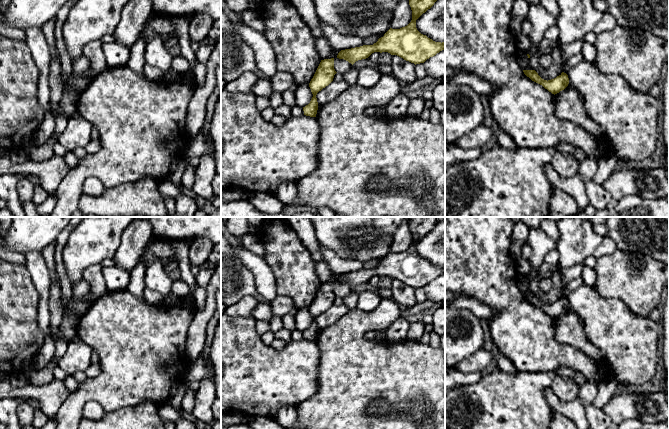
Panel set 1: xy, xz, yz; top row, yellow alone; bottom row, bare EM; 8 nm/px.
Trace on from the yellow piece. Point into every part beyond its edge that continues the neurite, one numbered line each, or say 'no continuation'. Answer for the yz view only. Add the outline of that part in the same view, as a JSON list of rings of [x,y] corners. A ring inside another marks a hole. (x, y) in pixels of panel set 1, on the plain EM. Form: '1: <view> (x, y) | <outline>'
1: yz (540, 242) | [[[540,227],[529,230],[527,243],[531,246],[533,254],[529,259],[530,272],[525,277],[532,279],[544,262],[545,255],[555,248],[555,243]]]

